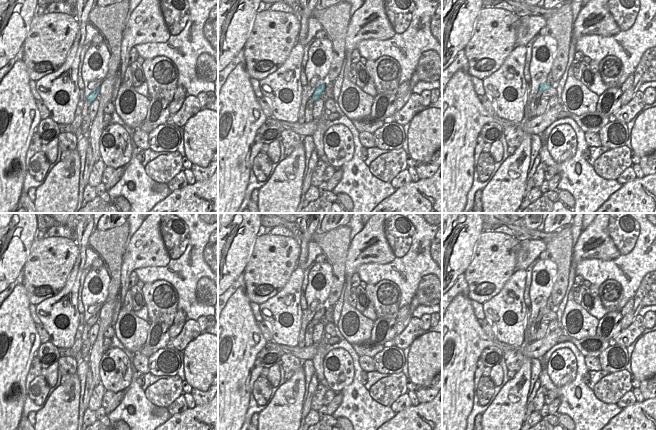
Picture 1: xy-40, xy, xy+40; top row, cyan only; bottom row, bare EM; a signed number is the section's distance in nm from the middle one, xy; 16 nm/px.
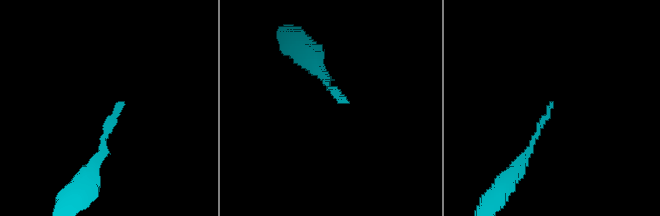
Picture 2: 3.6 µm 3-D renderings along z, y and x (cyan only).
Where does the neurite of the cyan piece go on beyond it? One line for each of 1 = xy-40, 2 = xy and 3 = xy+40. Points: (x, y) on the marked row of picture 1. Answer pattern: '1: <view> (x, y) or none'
1: none
2: none
3: xy+40 (549, 77)

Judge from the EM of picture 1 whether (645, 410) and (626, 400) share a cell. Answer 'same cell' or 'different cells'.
different cells

